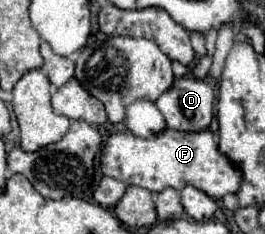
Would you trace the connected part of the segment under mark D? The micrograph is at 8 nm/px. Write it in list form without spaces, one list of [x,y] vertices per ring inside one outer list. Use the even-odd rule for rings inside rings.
[[[183,76],[155,100],[165,122],[173,130],[197,132],[209,128],[213,120],[213,88],[199,78]]]

